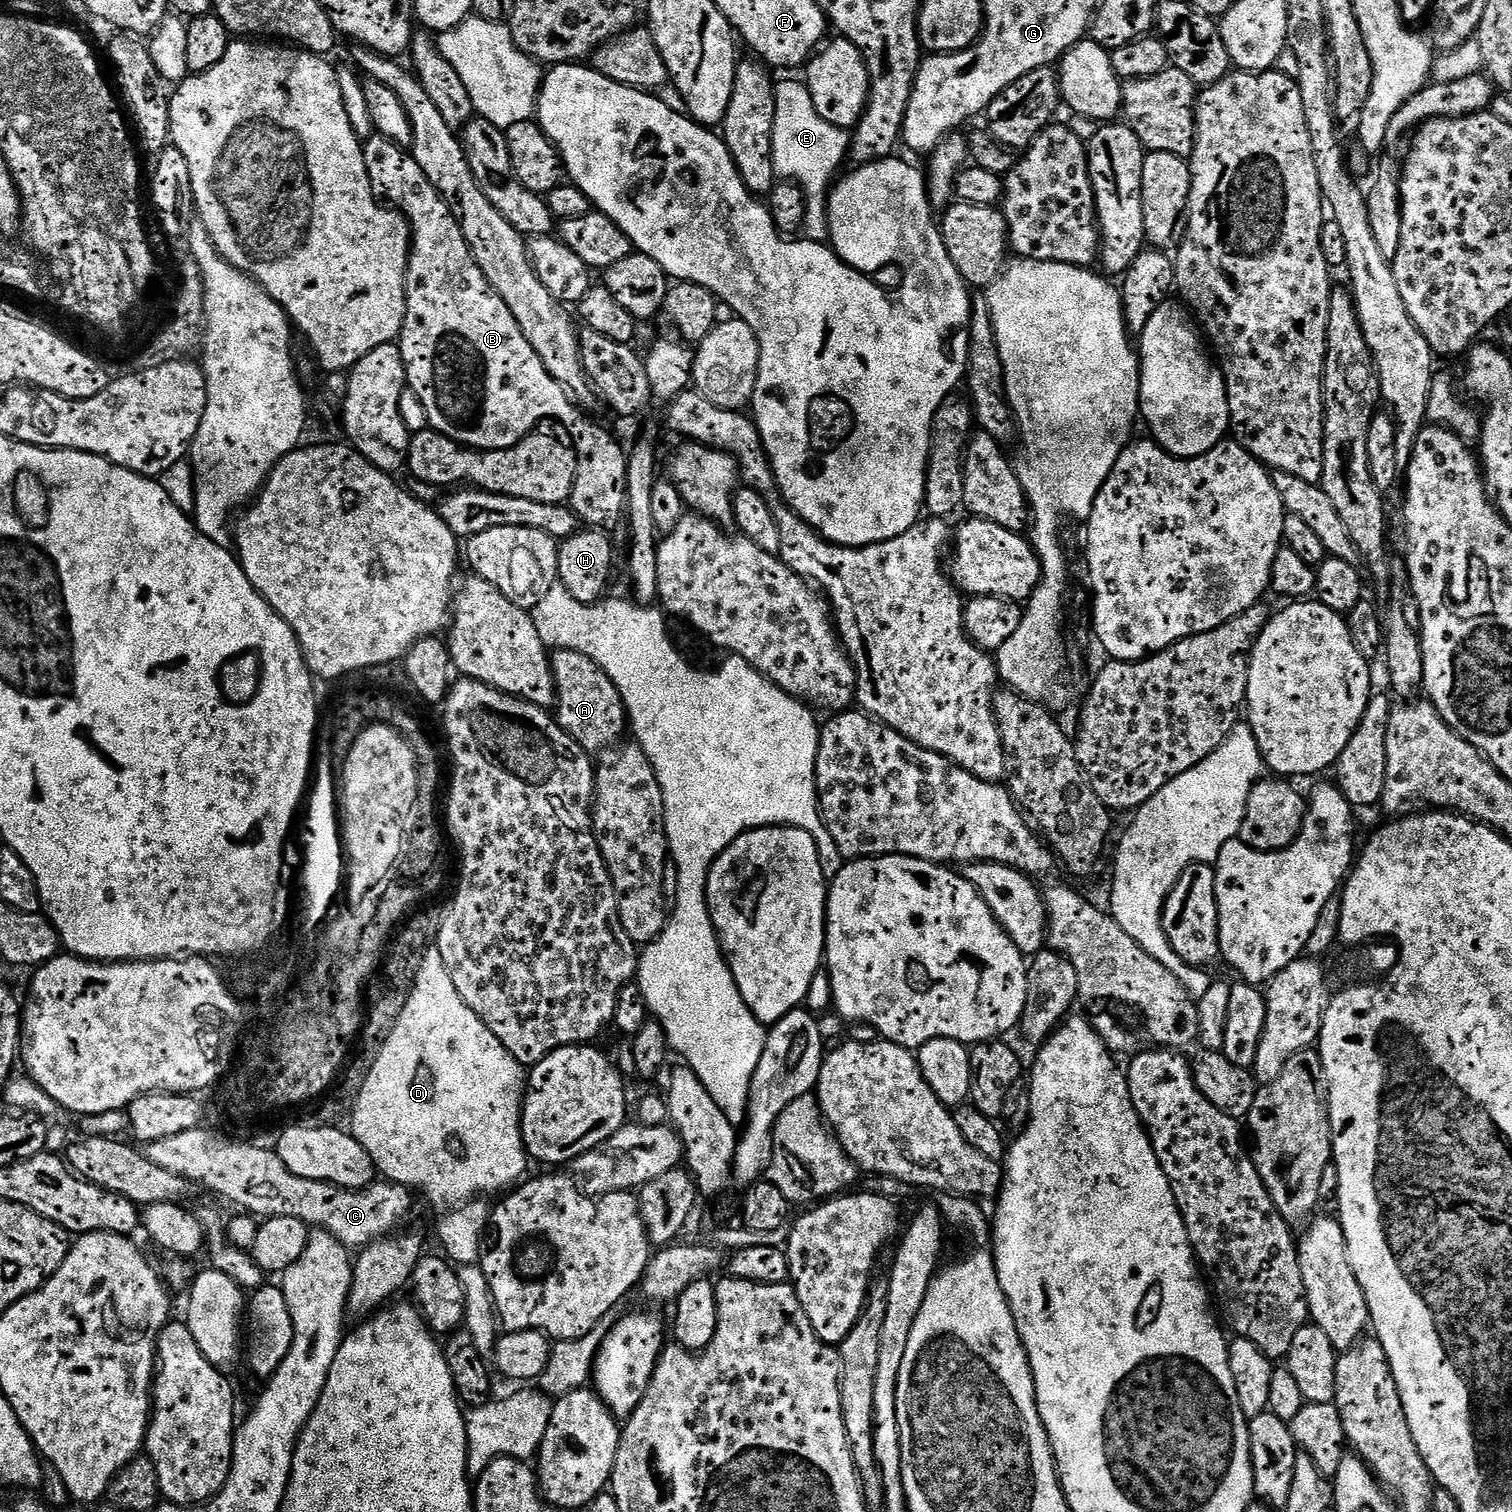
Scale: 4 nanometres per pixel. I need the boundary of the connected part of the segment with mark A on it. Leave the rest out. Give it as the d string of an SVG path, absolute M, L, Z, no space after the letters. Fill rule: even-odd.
M569 648L553 651L550 661L552 683L556 689L554 716L560 727L569 732L589 754L599 753L605 746L615 745L615 740L623 734L624 728L626 732L626 709L614 682L610 682L608 675L589 656Z

